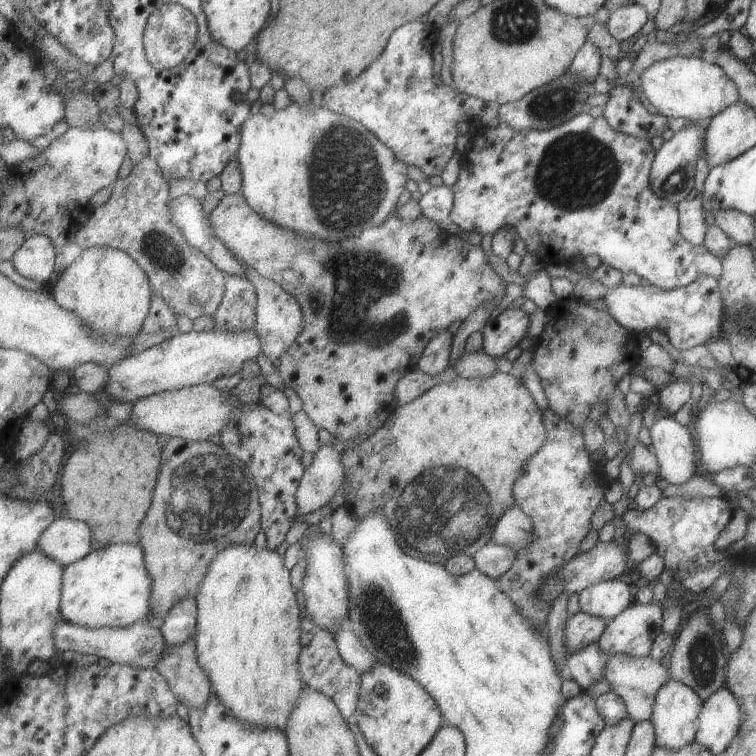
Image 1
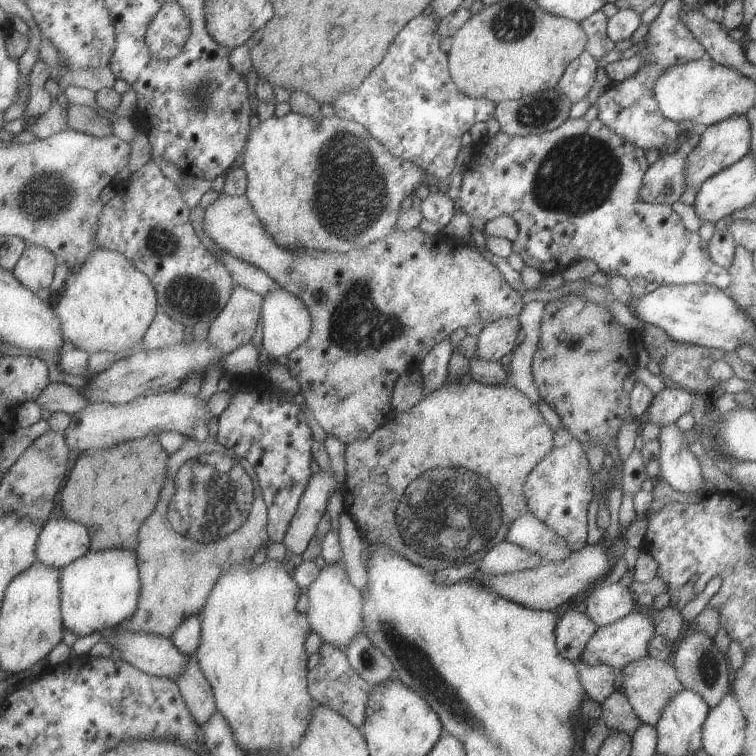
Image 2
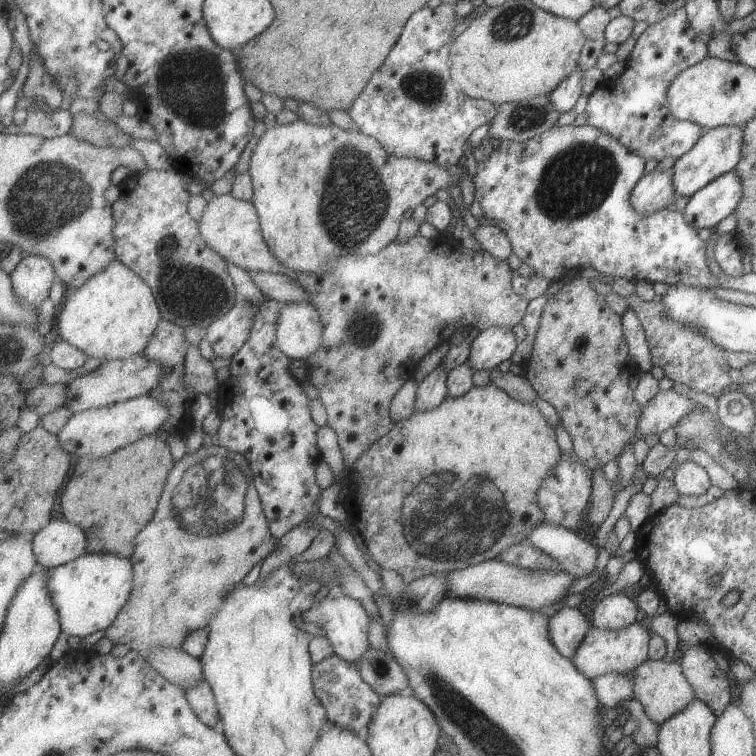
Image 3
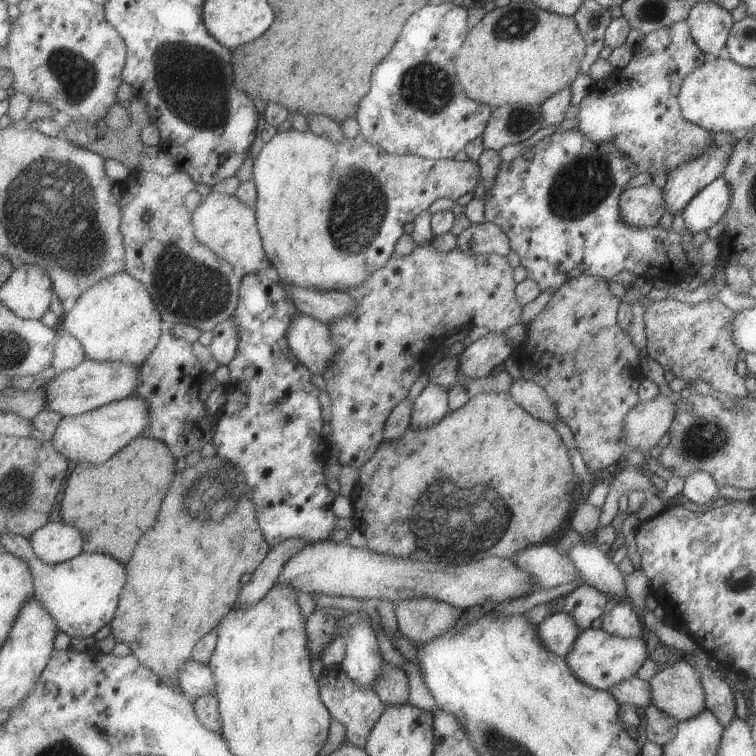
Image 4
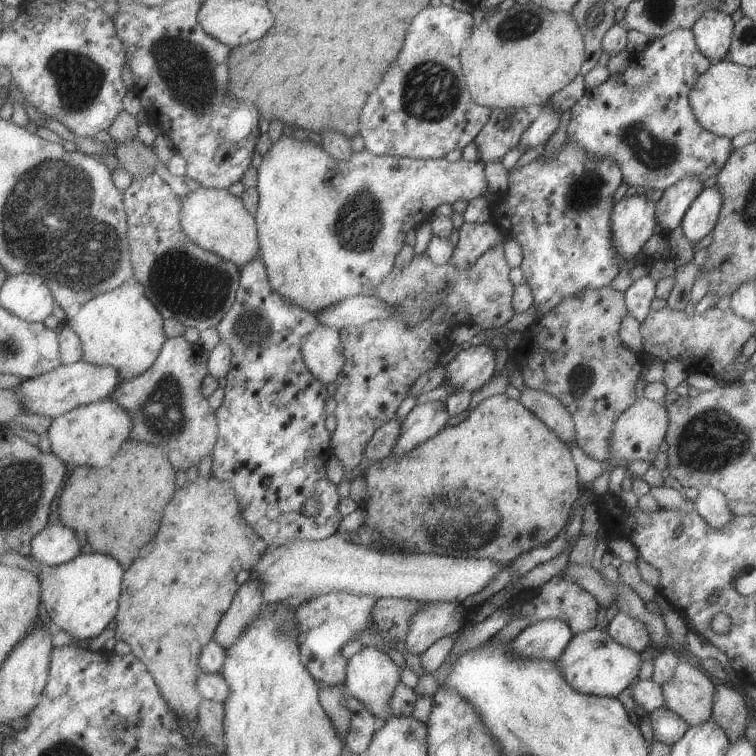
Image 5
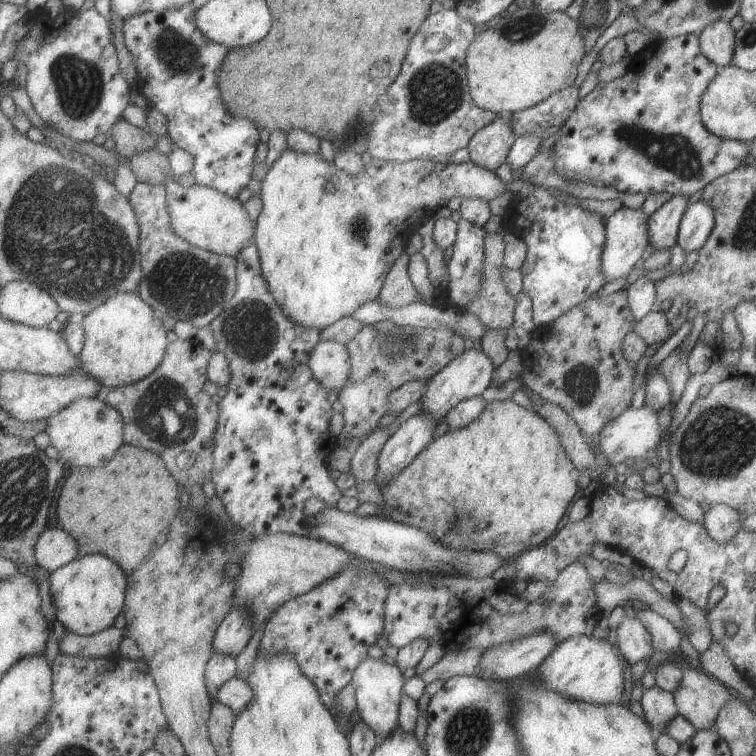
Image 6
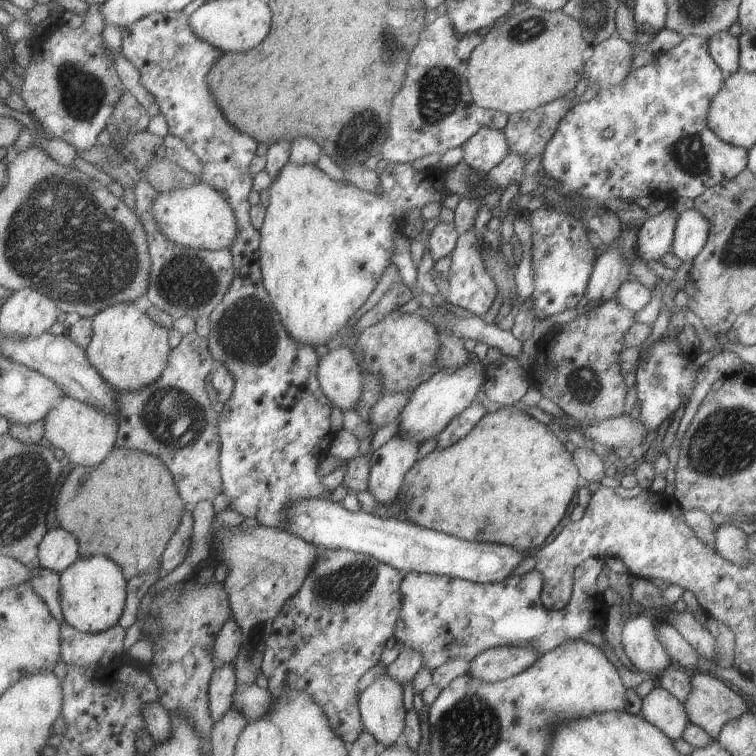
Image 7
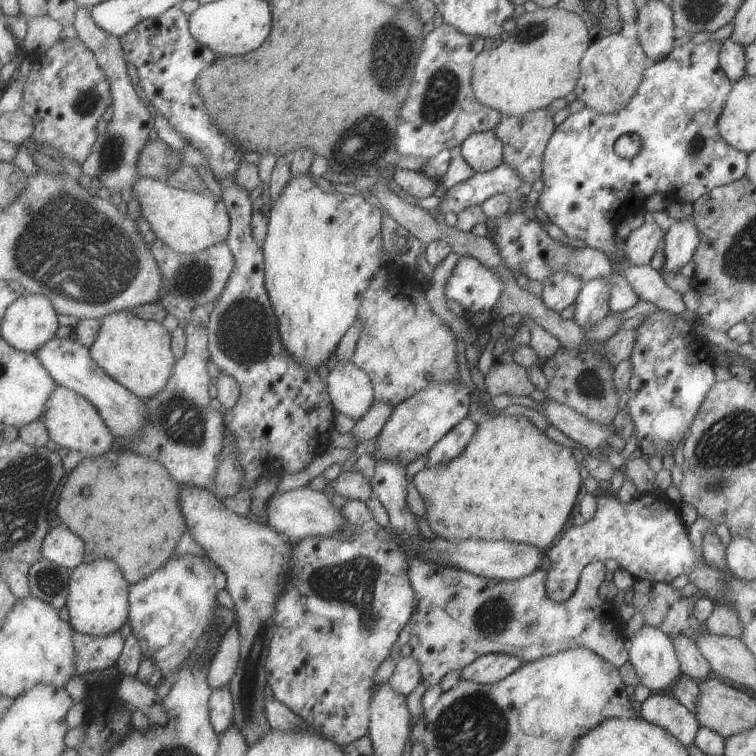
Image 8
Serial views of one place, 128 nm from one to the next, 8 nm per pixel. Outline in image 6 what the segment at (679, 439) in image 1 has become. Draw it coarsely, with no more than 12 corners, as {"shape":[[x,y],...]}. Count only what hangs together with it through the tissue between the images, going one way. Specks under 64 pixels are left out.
{"shape":[[722,503],[704,508],[702,526],[712,540],[728,542],[740,513]]}

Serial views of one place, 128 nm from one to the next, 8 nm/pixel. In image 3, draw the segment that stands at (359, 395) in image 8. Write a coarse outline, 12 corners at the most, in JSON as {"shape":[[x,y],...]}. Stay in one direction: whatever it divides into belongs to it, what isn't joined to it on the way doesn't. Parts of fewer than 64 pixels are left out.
{"shape":[[311,302],[286,304],[277,346],[306,361],[323,344]]}

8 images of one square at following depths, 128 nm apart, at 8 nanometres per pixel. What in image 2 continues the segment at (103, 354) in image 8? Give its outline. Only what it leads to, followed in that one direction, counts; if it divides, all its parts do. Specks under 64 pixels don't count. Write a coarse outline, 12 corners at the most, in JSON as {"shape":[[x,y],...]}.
{"shape":[[102,248],[54,298],[70,347],[127,352],[158,313],[150,276]]}

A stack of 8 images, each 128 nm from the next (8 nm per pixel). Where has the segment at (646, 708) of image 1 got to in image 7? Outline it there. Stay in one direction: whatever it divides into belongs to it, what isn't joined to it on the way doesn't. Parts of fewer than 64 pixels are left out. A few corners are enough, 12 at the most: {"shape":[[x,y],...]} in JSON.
{"shape":[[695,670],[682,704],[689,723],[716,740],[747,712],[739,694]]}

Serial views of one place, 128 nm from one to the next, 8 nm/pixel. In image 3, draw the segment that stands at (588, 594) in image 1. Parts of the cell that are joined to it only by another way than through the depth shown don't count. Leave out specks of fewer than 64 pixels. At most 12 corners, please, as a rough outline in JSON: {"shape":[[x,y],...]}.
{"shape":[[628,592],[595,602],[592,626],[617,630],[641,619]]}

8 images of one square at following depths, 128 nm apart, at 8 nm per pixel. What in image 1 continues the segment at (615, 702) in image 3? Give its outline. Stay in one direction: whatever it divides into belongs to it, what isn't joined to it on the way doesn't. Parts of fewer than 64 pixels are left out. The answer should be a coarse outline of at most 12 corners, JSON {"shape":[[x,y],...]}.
{"shape":[[595,642],[566,658],[581,692],[603,679],[607,657]]}

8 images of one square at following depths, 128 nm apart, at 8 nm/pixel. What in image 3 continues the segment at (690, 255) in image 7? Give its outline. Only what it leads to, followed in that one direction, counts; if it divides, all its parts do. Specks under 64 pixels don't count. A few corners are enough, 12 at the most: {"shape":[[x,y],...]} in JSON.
{"shape":[[735,169],[696,190],[683,208],[691,228],[714,228],[741,198]]}

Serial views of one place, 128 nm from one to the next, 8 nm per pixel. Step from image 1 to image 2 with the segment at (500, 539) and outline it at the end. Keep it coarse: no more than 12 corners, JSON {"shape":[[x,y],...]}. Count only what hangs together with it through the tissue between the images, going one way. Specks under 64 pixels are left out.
{"shape":[[529,511],[511,522],[507,541],[545,563],[573,554]]}

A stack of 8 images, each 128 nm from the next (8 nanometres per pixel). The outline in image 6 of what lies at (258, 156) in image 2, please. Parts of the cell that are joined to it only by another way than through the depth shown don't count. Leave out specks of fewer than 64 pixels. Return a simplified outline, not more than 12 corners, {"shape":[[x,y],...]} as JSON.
{"shape":[[285,150],[254,239],[278,304],[321,330],[378,300],[470,160]]}

